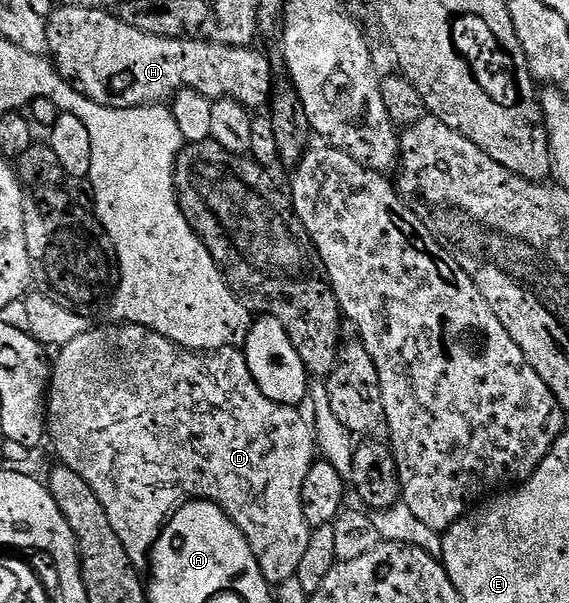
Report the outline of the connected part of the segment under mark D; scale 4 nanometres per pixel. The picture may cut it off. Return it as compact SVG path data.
M109 324L103 329L87 328L84 335L76 335L72 343L57 350L58 358L53 358L50 370L46 420L48 441L49 444L54 444L54 449L58 452L57 460L76 475L80 475L80 479L84 479L84 483L88 483L88 487L96 491L96 499L100 499L100 507L108 511L108 520L112 522L112 528L120 538L128 559L132 559L132 563L140 571L145 570L150 564L150 553L156 539L161 535L170 516L186 502L201 499L216 503L232 519L232 523L240 527L244 539L248 539L248 547L252 547L252 555L256 555L256 563L260 563L264 579L271 587L283 585L288 579L297 577L300 559L304 559L304 550L308 548L308 539L312 532L308 519L304 519L304 507L300 503L304 479L316 460L316 442L311 422L307 418L305 421L295 406L276 403L268 399L264 391L260 391L256 379L252 379L252 371L248 371L246 355L241 348L229 345L223 349L215 349L213 353L199 353L180 347L143 325Z

